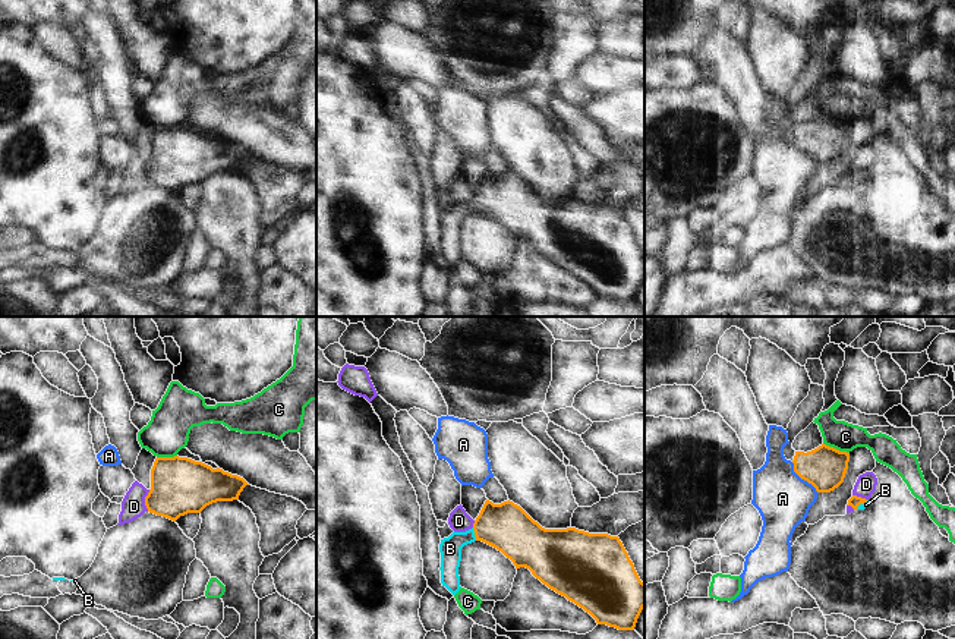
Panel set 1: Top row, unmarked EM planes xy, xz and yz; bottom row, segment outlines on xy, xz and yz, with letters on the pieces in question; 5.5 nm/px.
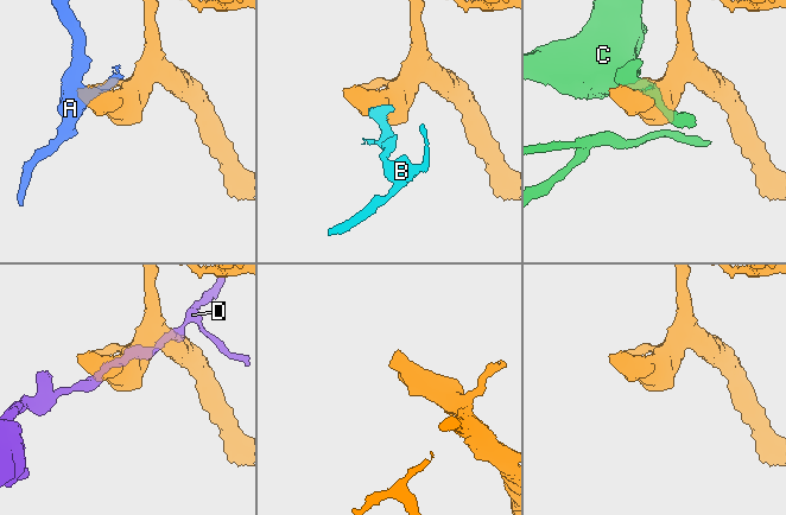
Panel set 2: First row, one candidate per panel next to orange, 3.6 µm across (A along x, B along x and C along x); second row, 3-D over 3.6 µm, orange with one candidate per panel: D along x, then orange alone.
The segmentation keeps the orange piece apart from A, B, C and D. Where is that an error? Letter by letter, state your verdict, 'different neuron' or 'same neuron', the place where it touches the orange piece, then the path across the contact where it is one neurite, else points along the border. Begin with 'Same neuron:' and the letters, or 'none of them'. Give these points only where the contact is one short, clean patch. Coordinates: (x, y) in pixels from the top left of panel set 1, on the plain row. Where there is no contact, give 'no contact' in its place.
Same neuron: B
A: different neuron; meets orange in yz at (803, 150); border along yz (791, 134), (793, 141), (818, 164)
B: same neuron; meets orange in xz at (475, 205); runs through xz (506, 198), (489, 198), (475, 205), (460, 210), (450, 220)
C: different neuron; meets orange in yz at (835, 120); border along yz (823, 115), (848, 125)
D: different neuron; meets orange in xy at (145, 172); border along xy (150, 161), (145, 169), (147, 182)

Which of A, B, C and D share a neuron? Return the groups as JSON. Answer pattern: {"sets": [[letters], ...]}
{"sets": [["A"], ["B"], ["C"], ["D"]]}

